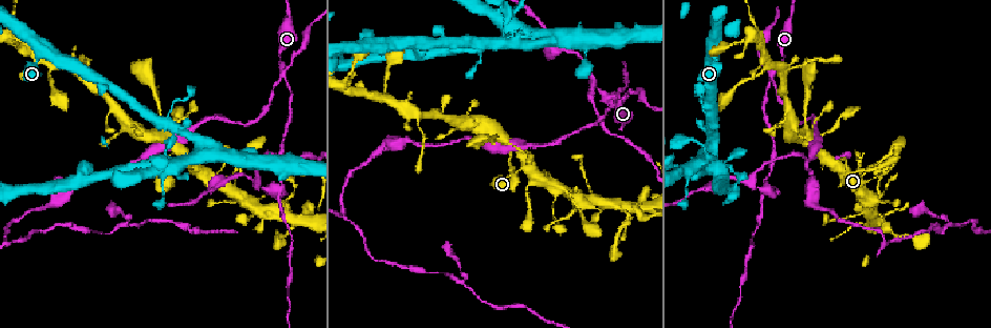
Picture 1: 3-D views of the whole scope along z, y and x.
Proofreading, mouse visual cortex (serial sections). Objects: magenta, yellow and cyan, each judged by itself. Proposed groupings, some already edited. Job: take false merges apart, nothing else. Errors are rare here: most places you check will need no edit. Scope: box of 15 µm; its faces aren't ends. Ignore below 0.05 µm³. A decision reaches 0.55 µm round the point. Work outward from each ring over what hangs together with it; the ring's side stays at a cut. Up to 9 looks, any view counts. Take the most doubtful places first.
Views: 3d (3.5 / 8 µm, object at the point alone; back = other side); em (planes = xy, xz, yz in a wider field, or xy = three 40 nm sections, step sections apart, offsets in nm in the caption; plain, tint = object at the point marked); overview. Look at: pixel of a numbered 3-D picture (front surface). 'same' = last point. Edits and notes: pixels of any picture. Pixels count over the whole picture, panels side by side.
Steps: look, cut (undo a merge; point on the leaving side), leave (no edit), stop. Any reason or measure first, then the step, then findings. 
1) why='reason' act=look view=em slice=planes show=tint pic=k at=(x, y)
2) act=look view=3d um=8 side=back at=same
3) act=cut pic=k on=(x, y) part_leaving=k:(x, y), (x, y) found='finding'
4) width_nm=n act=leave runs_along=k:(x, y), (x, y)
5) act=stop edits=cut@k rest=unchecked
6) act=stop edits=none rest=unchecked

why='sharp bend' act=look view=3d um=3.5 pic=1 at=(771, 75)

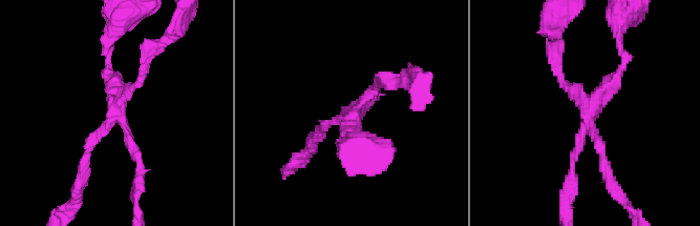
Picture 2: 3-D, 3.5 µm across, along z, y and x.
why='shape alone is not enough' act=look view=em slice=xy step=2 show=tint pic=2 at=(591, 116)

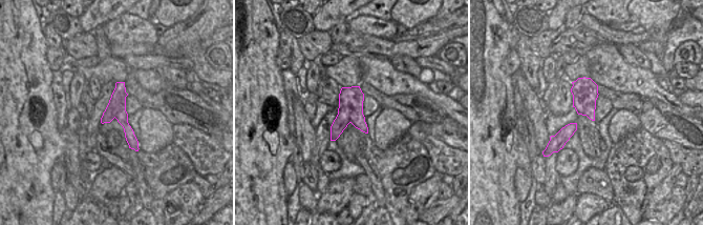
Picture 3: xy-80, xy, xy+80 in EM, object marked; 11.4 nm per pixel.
width_nm=280 act=cut pic=2 on=(598, 142) part_leaving=2:(590, 118), (609, 179), (624, 202) found='two cells meet here'

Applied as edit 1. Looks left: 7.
why='side arm on a straight run' act=look view=3d um=8 pic=1 at=(277, 189)

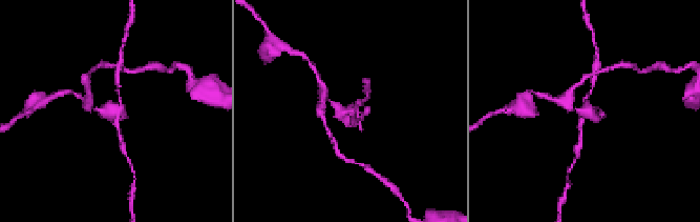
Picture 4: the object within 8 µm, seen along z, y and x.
act=look view=3d um=3.5 pic=4 at=(115, 112)

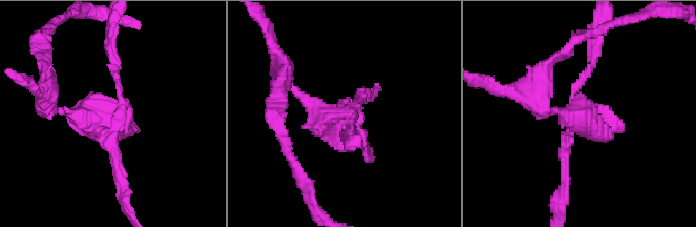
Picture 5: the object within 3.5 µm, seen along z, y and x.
why='now the EM' act=look view=em slice=xy step=3 show=tint pic=5 at=(112, 118)

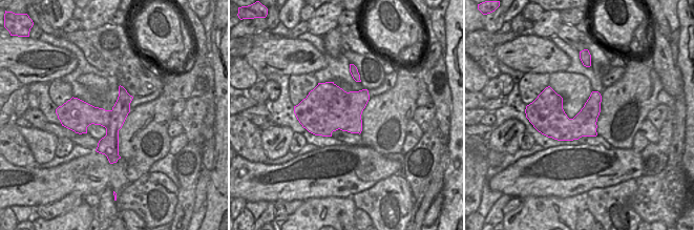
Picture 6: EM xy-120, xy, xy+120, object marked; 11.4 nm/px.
act=cut pic=5 on=(598, 130) part_leaving=5:(575, 101), (575, 117), (538, 101) found='a second cell is stuck on'

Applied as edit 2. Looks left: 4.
why='four arms meet' act=look view=em slice=planes show=tint pic=1 at=(559, 188)

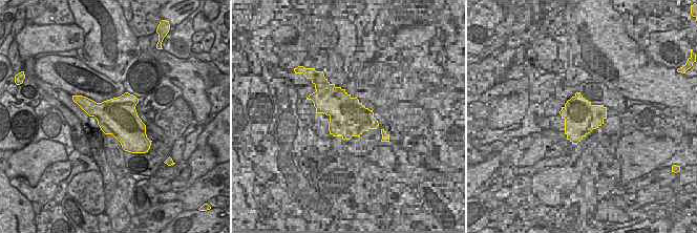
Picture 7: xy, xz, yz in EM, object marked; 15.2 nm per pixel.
why='wider look' act=look view=3d um=3.5 at=same

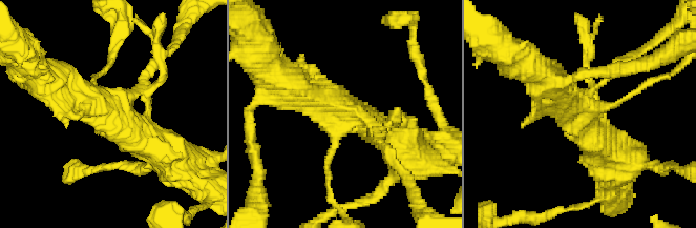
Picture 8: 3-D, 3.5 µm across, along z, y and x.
act=leave runs_along=8:(56, 85), (165, 150) found='continuous, no second cell'

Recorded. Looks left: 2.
act=stop edits=cut@2,cut@5 rest=unchecked

